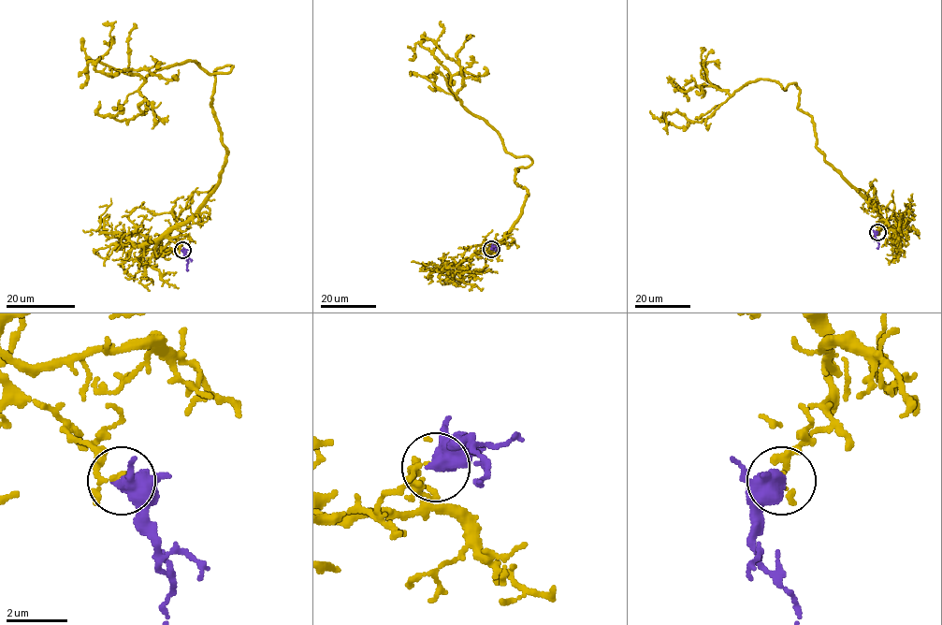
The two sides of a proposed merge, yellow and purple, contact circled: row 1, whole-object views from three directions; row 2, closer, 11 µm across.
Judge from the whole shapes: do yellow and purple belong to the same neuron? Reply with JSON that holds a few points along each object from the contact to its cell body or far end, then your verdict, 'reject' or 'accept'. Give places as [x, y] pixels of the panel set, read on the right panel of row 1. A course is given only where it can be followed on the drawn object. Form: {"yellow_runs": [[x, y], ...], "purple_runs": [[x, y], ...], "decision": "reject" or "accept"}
{"yellow_runs": [[876, 231], [876, 211], [816, 145], [796, 83], [756, 79], [731, 94], [672, 80], [688, 101]], "purple_runs": [[876, 232], [876, 248]], "decision": "reject"}

